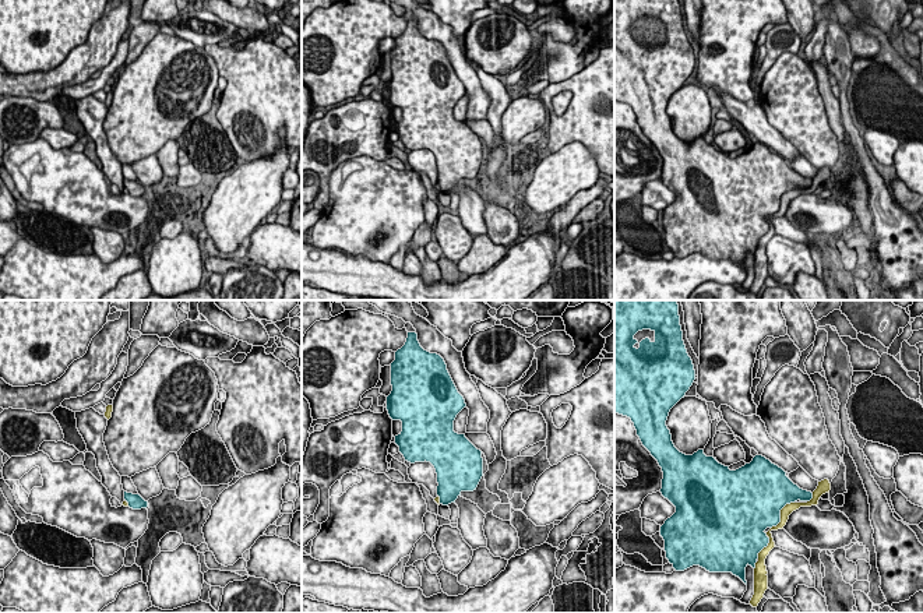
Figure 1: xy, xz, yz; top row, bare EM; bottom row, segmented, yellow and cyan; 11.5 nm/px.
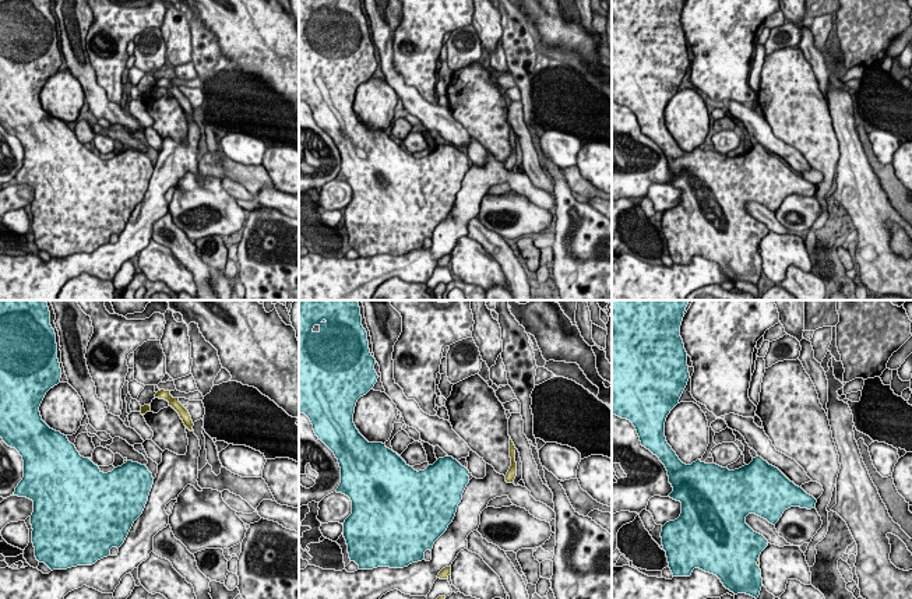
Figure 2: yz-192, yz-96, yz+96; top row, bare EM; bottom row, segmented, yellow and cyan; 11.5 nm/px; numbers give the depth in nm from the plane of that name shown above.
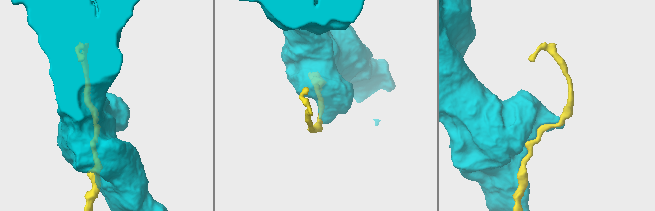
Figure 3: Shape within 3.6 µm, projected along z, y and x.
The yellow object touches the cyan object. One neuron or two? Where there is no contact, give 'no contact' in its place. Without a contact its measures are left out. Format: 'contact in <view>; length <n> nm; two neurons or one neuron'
contact in yz; length 420 nm; two neurons

